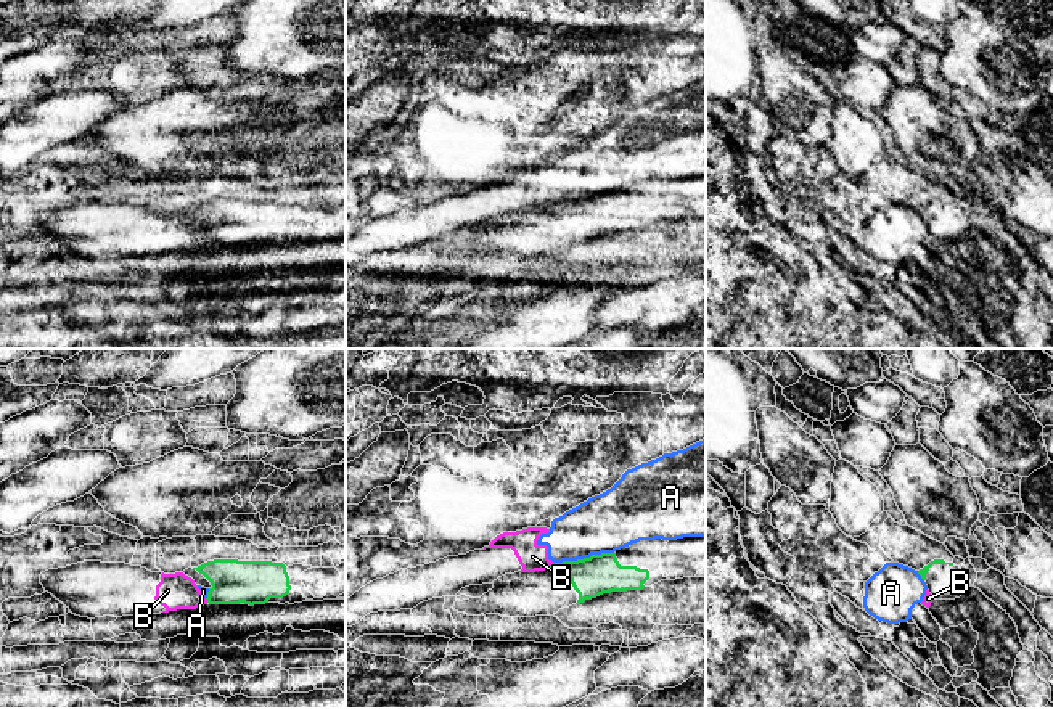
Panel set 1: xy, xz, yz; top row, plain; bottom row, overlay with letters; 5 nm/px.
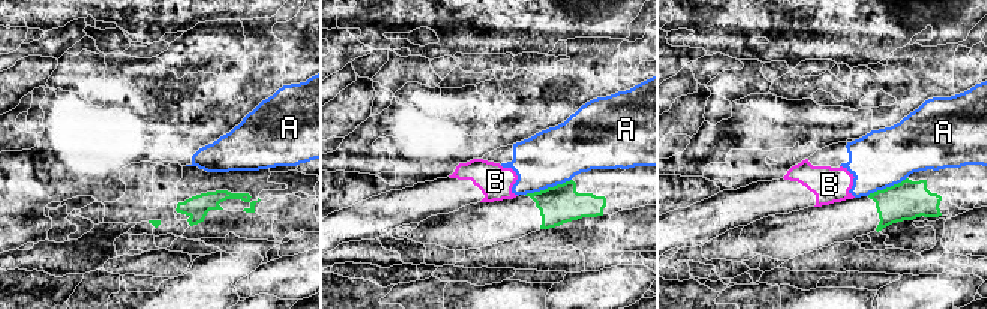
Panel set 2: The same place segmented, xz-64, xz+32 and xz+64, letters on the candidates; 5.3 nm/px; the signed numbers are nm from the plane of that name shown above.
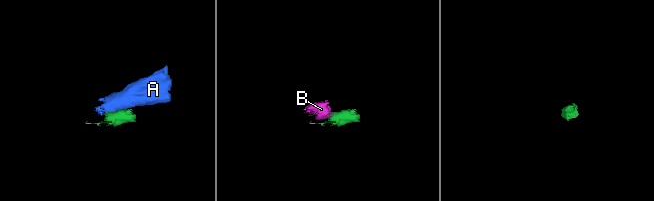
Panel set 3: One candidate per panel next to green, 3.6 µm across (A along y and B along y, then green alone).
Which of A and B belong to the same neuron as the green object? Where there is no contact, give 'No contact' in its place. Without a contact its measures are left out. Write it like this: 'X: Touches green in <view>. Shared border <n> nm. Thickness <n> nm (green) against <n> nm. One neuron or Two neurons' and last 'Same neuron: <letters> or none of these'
A: Touches green in xz. Shared border 300 nm. Thickness 200 nm (green) against 300 nm. Two neurons
B: Touches green in xy. Shared border 30 nm. Thickness 220 nm (green) against 180 nm. Two neurons
Same neuron: none of these

